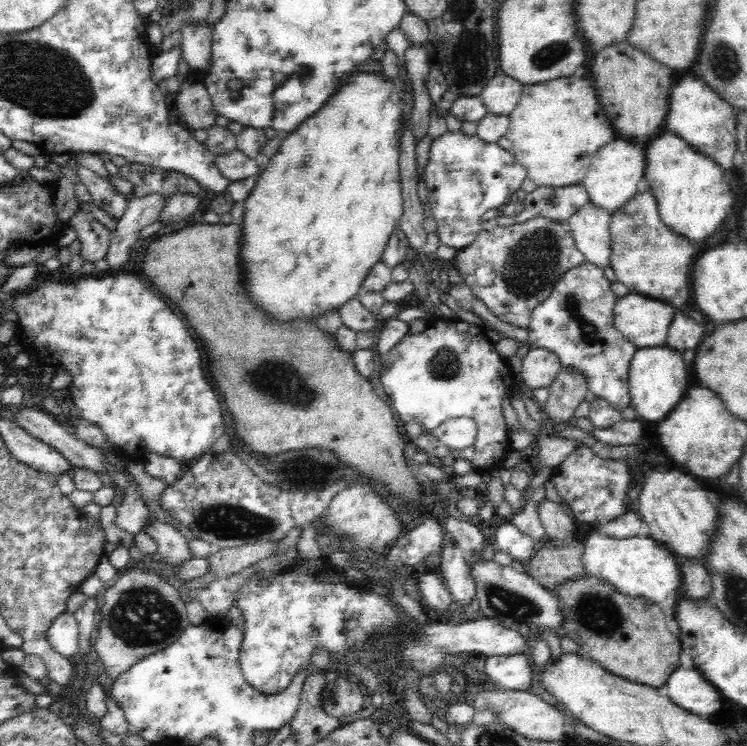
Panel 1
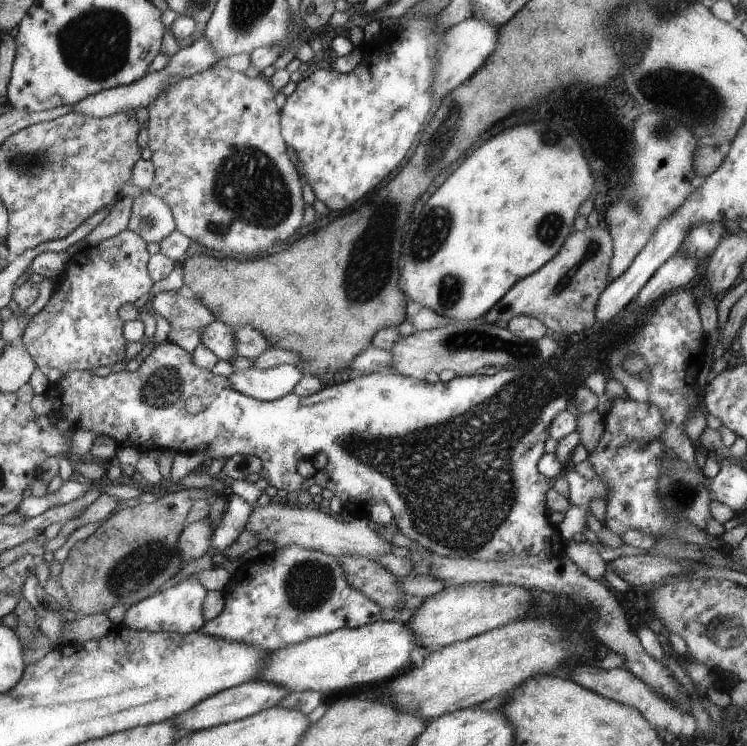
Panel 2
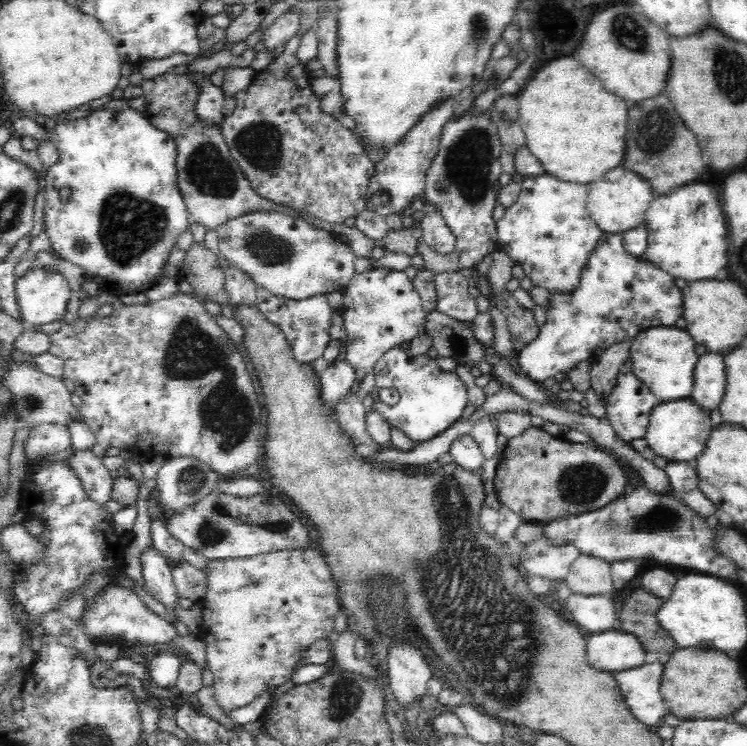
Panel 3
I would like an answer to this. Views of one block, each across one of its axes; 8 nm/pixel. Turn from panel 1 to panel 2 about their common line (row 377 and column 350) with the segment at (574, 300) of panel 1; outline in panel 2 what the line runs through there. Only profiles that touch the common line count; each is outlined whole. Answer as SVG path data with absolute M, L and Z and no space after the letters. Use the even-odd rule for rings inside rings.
M285 546L264 554L261 558L240 564L231 577L224 595L224 608L215 618L204 622L201 634L216 636L221 640L245 642L257 648L277 651L293 643L321 636L340 628L355 628L380 619L380 605L369 600L363 592L350 585L344 577L337 557L322 552L305 550L299 546Z

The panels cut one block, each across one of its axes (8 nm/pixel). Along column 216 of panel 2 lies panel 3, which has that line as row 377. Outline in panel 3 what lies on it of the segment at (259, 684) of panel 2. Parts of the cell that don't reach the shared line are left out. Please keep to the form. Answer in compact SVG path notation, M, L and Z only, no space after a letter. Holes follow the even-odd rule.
M713 352L700 355L693 371L693 388L690 398L705 410L719 406L726 386L724 357Z

